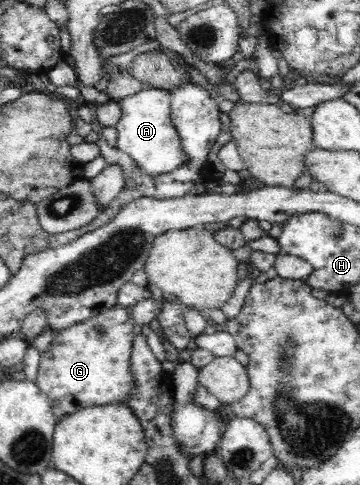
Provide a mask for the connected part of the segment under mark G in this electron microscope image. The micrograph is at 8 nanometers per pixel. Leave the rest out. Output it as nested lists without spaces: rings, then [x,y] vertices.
[[[117,304],[81,323],[57,330],[49,349],[40,353],[36,385],[49,399],[57,421],[87,406],[125,404],[132,393],[131,351],[135,333],[130,309]]]

